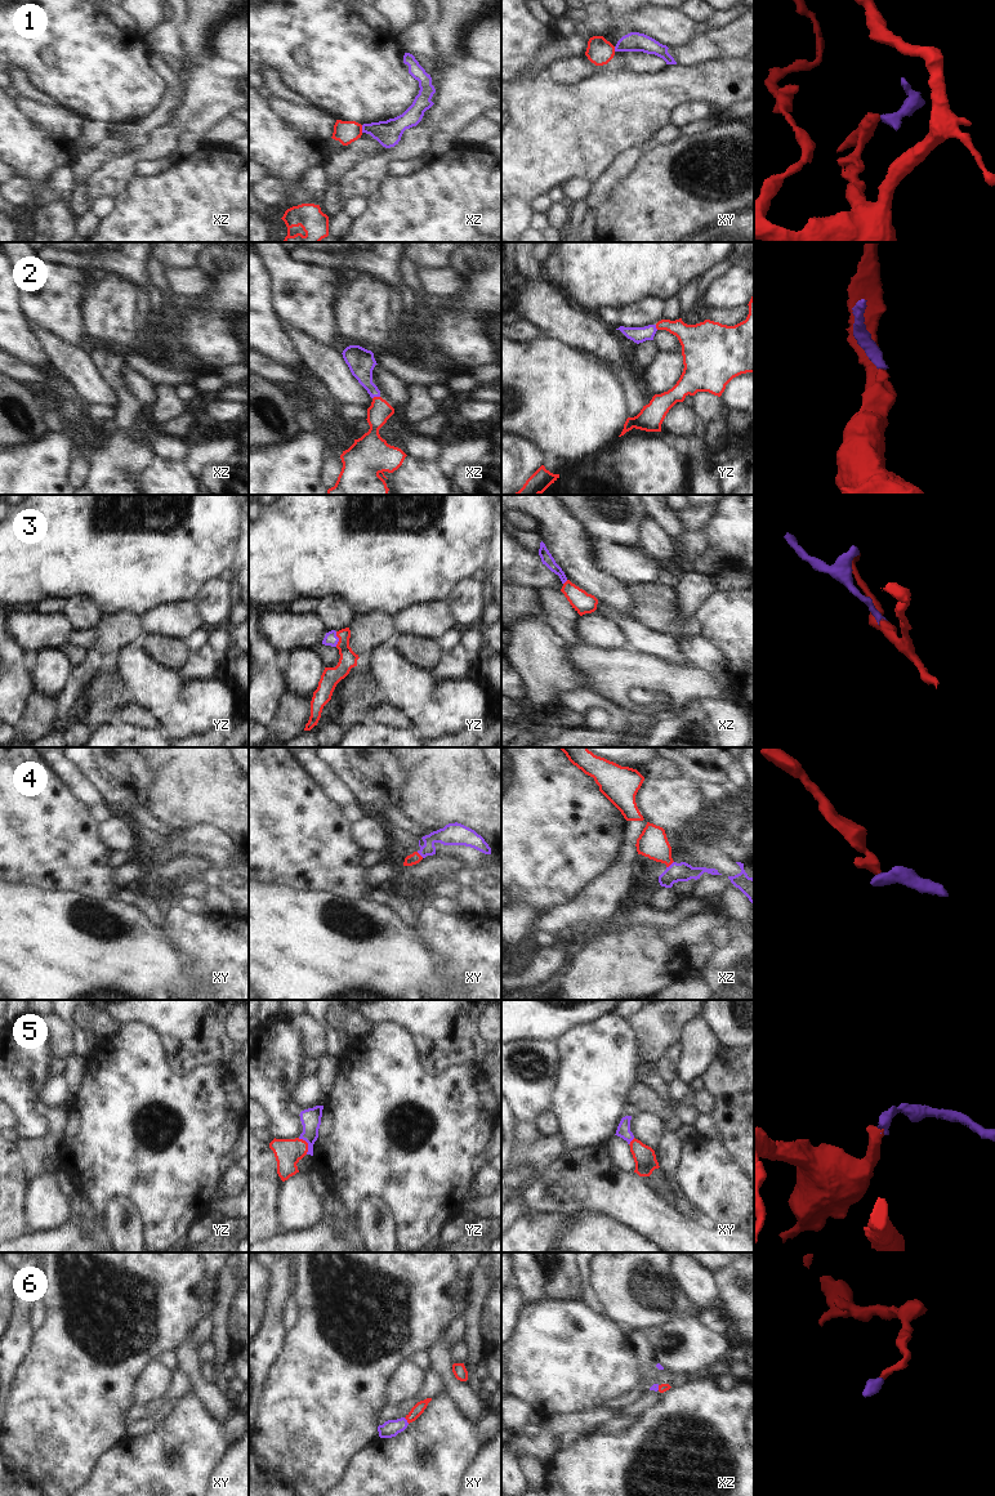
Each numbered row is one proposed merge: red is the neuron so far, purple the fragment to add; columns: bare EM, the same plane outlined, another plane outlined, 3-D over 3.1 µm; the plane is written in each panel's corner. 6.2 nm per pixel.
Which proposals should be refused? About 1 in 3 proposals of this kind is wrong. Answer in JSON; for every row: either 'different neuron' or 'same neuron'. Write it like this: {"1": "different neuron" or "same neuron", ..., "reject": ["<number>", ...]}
{"1": "different neuron", "2": "same neuron", "3": "same neuron", "4": "same neuron", "5": "same neuron", "6": "same neuron", "reject": ["1"]}

